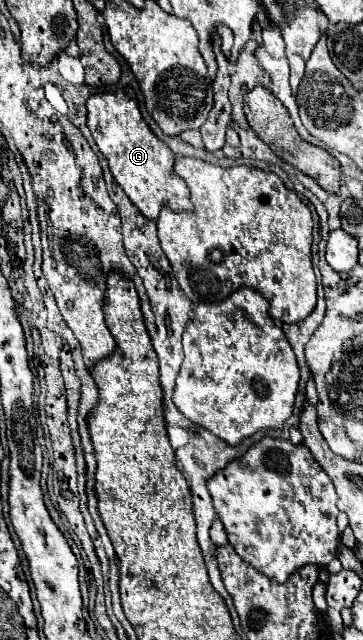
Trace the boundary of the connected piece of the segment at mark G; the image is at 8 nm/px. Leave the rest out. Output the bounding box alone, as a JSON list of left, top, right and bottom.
[87,90,193,220]

